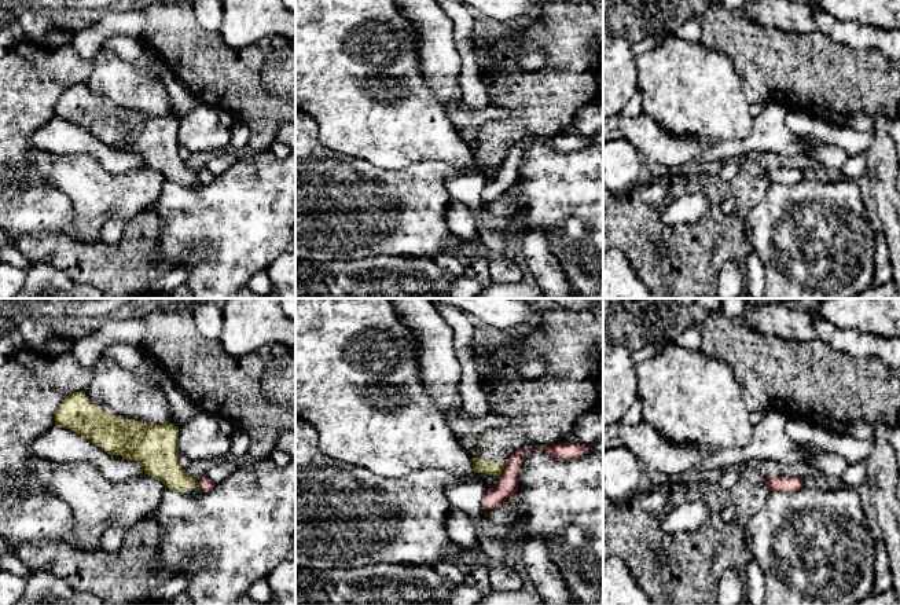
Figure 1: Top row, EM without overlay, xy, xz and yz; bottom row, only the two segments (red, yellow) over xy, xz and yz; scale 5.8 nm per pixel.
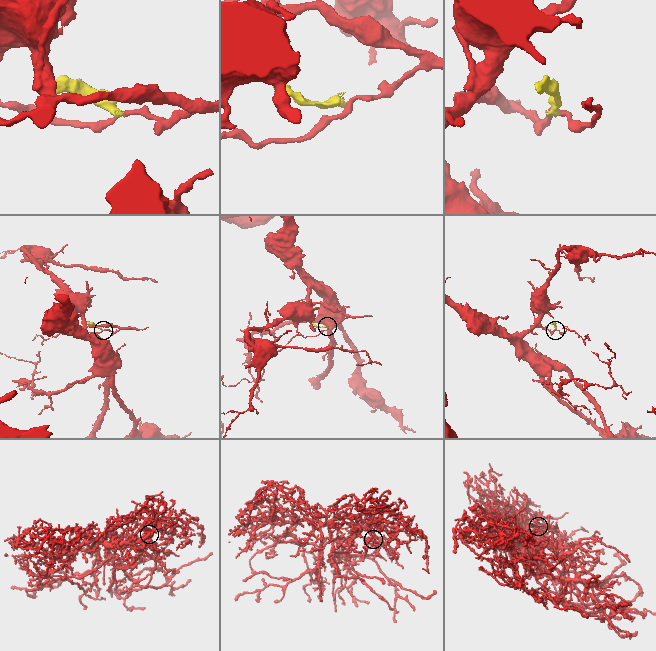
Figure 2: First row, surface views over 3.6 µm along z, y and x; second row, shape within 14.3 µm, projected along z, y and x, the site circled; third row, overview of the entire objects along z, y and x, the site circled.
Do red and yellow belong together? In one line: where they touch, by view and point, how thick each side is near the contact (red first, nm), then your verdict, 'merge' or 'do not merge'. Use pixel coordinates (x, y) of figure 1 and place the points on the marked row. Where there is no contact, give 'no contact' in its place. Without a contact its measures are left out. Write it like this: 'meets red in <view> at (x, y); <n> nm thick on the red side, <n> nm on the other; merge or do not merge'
meets red in xz at (503, 470); 120 nm thick on the red side, 80 nm on the other; do not merge

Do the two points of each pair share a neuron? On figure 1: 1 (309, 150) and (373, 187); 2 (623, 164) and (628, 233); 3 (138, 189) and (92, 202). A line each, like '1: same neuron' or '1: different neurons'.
1: same neuron
2: different neurons
3: same neuron

